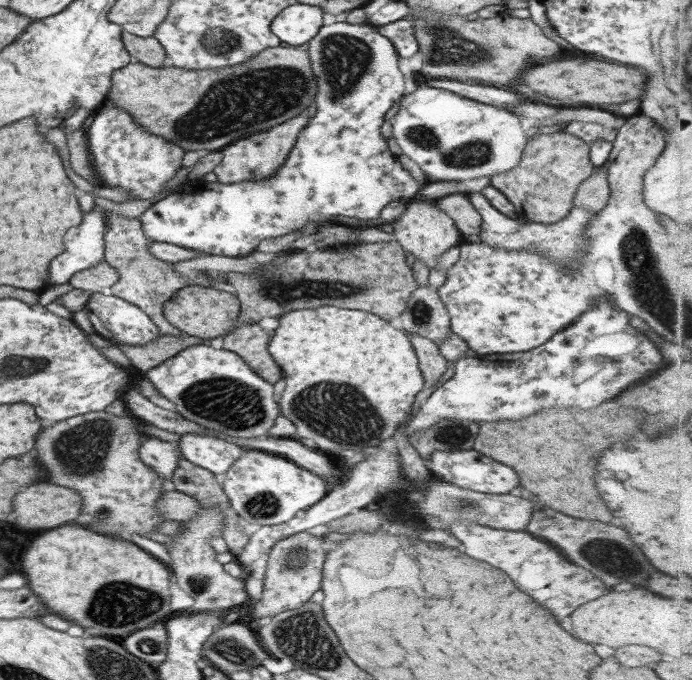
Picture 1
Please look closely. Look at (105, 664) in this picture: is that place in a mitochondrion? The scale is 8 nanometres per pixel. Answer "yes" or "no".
yes

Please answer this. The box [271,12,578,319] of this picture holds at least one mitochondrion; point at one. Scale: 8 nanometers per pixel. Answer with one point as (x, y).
(344, 60)

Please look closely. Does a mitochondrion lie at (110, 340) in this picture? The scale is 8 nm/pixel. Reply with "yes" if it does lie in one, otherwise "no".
no

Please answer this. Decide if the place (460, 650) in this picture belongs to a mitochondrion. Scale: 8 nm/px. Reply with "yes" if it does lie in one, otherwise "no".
no

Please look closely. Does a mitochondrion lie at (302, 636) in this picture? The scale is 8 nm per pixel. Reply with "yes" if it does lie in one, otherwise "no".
yes

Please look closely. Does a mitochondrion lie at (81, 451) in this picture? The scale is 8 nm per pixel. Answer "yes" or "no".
yes

